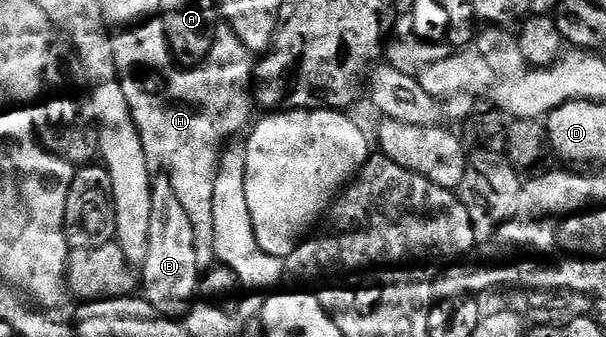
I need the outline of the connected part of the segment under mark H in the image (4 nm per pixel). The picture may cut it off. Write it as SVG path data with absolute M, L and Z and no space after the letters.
M155 19L148 20L145 24L136 24L125 32L115 33L116 69L122 82L122 94L126 94L130 114L138 126L138 134L142 138L142 146L149 161L153 165L161 164L164 167L161 169L170 178L174 186L174 194L178 194L178 202L182 202L183 208L186 209L190 226L194 226L196 261L202 266L208 266L213 263L218 252L214 238L214 202L212 201L216 165L220 163L220 153L224 151L229 141L240 134L240 131L243 133L253 119L254 54L233 34L231 28L224 26L217 31L210 54L201 64L181 66L172 55L172 51L168 49L163 19Z

